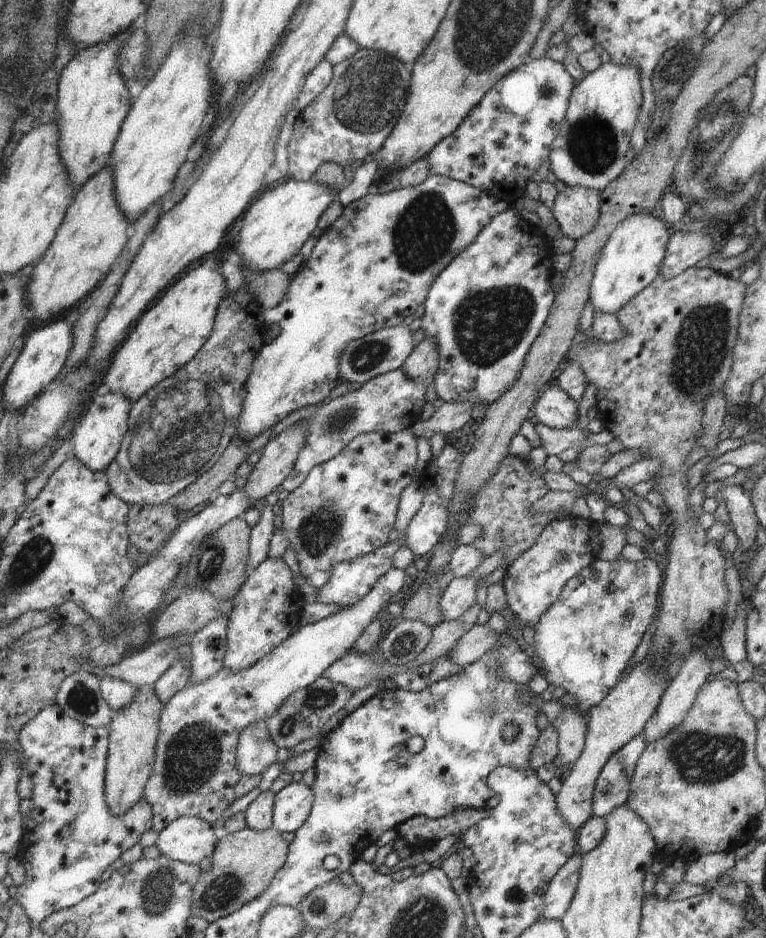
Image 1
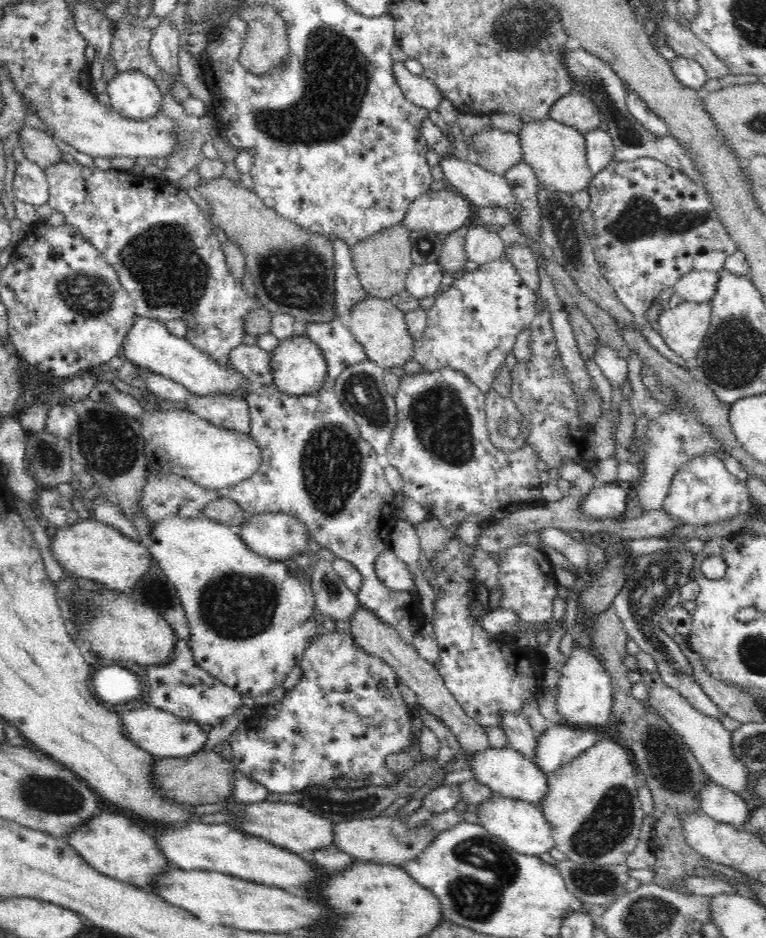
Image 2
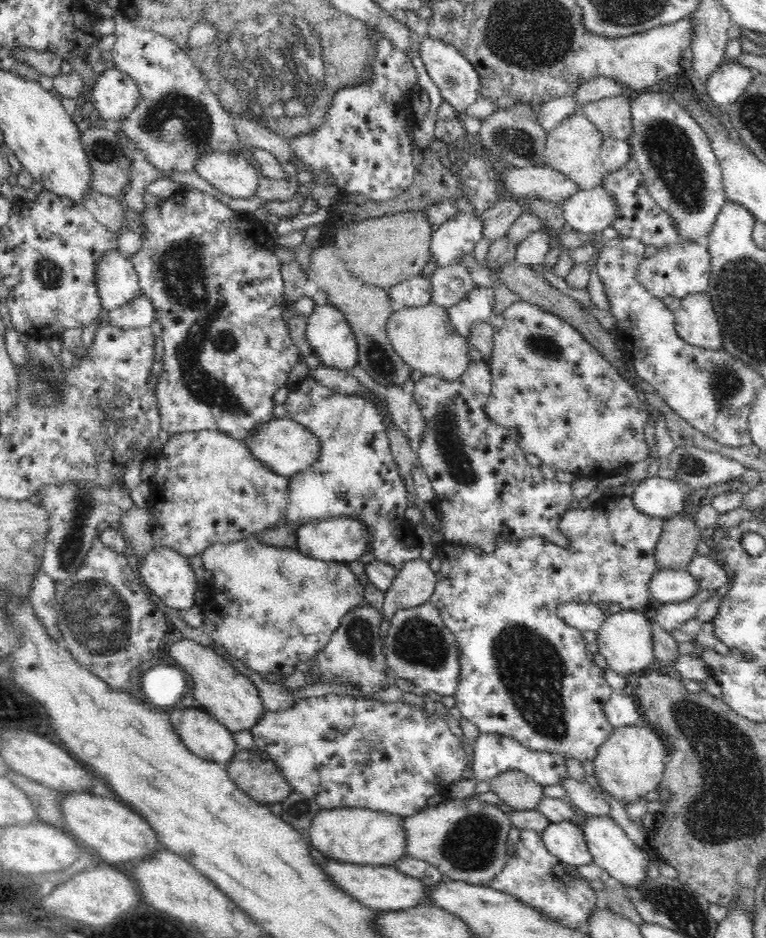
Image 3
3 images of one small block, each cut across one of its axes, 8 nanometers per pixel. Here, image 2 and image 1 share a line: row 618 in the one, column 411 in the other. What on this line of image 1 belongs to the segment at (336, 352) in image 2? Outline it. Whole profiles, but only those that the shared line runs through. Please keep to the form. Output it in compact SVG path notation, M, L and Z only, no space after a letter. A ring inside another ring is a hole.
M401 368L370 379L359 390L349 392L345 396L334 398L328 404L316 408L309 418L310 430L306 432L306 442L296 458L292 472L282 486L286 492L294 492L302 485L310 470L328 462L342 451L350 440L363 433L396 433L421 420L423 406L427 403L425 394L427 387L422 382L414 382Z

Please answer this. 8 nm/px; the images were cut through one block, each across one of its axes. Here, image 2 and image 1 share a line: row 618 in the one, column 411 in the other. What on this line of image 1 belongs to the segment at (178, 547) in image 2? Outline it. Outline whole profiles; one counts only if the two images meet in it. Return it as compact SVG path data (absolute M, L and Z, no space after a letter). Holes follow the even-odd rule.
M435 173L418 186L378 195L367 194L344 207L339 219L319 236L311 257L304 260L303 266L292 276L289 289L278 306L261 312L267 328L277 324L281 331L254 357L244 408L237 419L236 437L250 442L292 412L326 400L340 382L339 358L346 345L368 333L402 325L425 301L434 279L442 270L474 242L494 214L508 208L504 200L489 196L475 186Z

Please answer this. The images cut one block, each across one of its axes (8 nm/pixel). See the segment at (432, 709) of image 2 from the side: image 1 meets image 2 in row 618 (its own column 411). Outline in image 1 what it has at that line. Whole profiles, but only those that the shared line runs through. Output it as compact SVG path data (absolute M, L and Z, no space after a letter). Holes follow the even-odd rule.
M425 337L424 340L412 349L401 369L416 382L422 382L428 387L434 382L434 374L438 368L439 352L434 339Z

